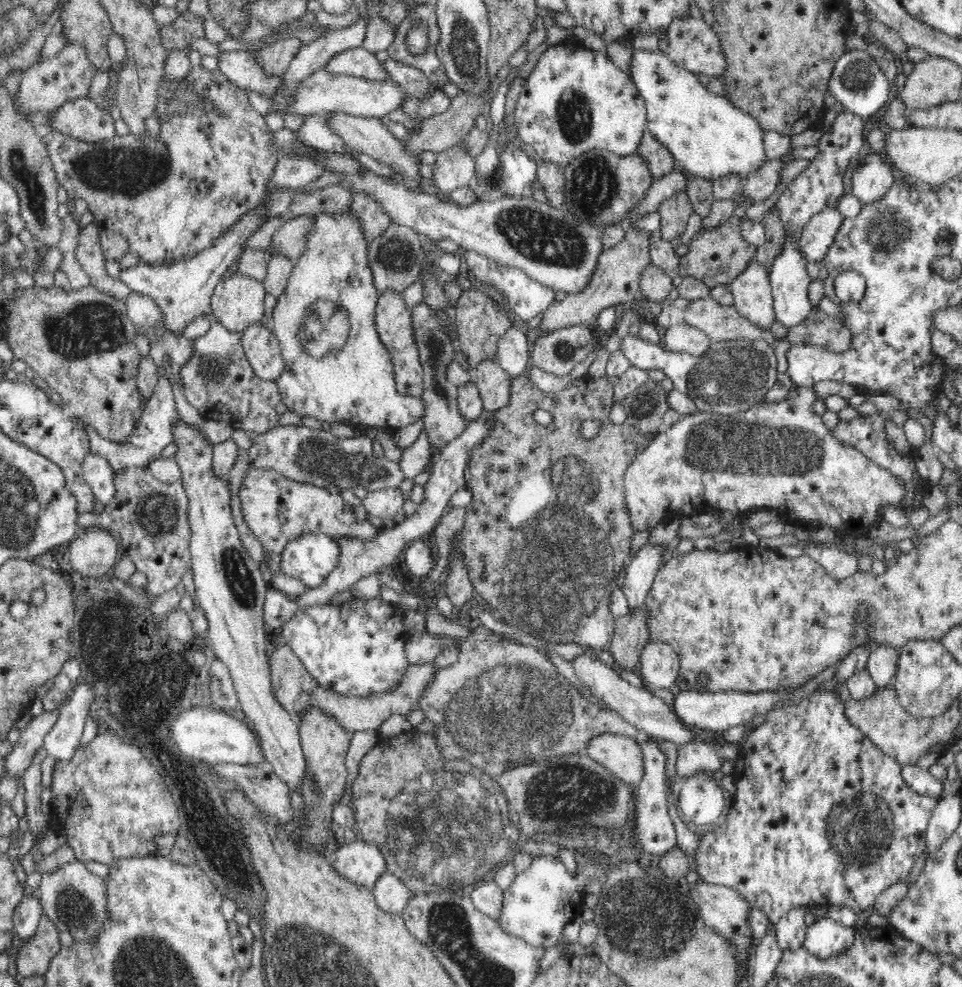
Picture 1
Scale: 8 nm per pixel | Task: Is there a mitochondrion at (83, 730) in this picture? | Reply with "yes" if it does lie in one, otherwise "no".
no

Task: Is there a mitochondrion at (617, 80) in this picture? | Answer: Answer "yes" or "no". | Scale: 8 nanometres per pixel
no

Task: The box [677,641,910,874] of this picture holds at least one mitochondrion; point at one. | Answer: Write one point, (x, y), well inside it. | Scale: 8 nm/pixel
(859, 833)

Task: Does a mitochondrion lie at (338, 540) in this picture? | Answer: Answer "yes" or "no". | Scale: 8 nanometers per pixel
no

